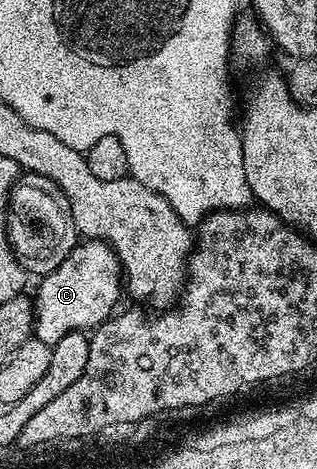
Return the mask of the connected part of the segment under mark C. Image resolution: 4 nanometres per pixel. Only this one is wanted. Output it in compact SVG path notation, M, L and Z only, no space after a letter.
M81 241L54 268L54 272L39 279L40 287L34 293L36 329L34 336L52 347L62 336L75 330L91 332L113 317L116 301L122 298L122 267L120 258L106 242Z

